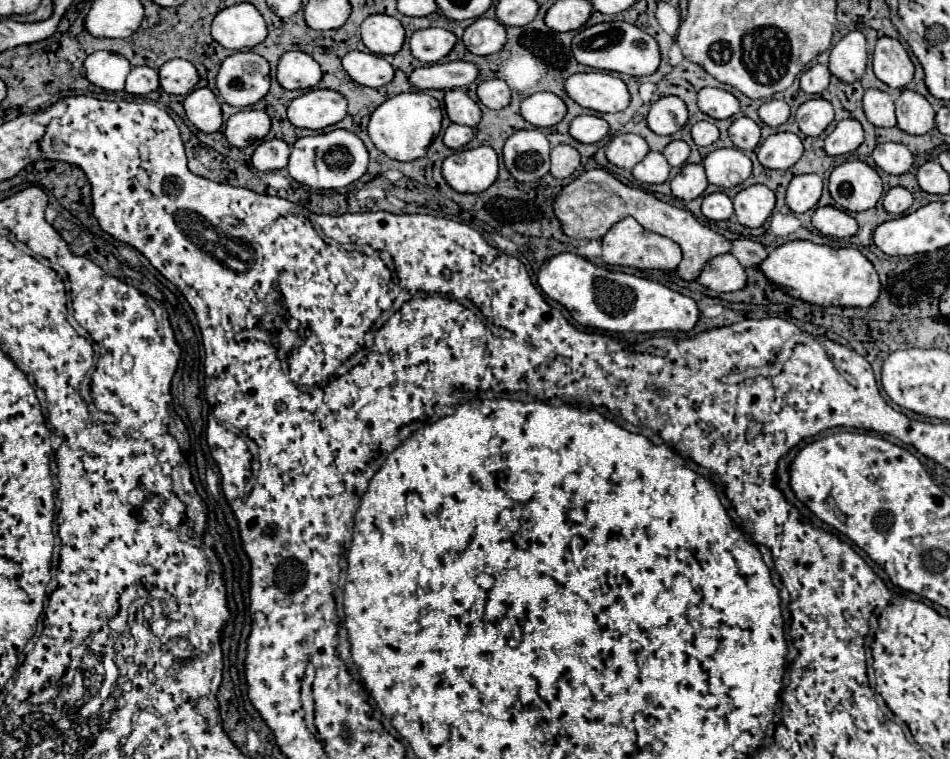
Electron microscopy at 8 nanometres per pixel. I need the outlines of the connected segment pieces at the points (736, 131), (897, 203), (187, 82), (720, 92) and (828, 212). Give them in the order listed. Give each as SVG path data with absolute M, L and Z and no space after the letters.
M736 118L732 124L730 124L730 140L734 142L736 148L740 150L754 150L760 142L760 128L758 124L752 120L752 118Z
M894 186L884 194L882 204L890 214L904 214L912 206L912 192L908 188Z
M174 58L168 60L160 70L160 88L168 94L182 94L186 96L188 92L192 92L200 80L196 68L192 62L182 60L182 58Z
M702 88L698 92L698 108L710 118L730 118L740 112L740 102L724 88Z
M824 206L816 208L812 214L812 226L822 234L822 236L836 236L836 238L850 238L856 234L858 224L856 220L834 206Z

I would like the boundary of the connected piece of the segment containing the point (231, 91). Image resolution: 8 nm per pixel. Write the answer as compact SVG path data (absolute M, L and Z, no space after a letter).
M234 52L222 62L216 86L226 104L238 108L254 106L270 88L270 66L254 52Z

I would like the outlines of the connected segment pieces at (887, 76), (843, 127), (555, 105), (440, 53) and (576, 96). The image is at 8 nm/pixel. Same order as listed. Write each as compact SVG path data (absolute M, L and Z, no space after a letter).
M880 38L872 56L874 74L894 90L902 90L914 78L914 64L904 46L894 38Z
M846 118L846 120L840 120L836 124L836 128L828 134L824 148L826 148L826 154L838 156L838 154L848 154L848 152L856 150L862 142L864 142L862 124L858 120Z
M536 92L522 100L520 114L532 126L554 126L564 118L566 106L552 92Z
M424 28L412 34L410 50L412 50L412 56L418 58L420 62L434 64L452 50L454 42L456 42L456 36L448 30Z
M608 72L574 74L564 82L564 90L582 108L596 112L620 112L630 102L626 84Z

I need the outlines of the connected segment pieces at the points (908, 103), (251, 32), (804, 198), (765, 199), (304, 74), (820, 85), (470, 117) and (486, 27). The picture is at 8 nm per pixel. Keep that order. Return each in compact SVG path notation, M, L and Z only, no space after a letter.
M902 90L896 98L896 118L898 128L908 134L926 134L934 128L934 108L932 104L914 90Z
M248 2L220 10L212 22L212 38L230 50L254 48L268 36L262 14Z
M800 174L794 176L788 192L786 192L786 204L792 212L806 212L812 210L822 194L822 178L818 174Z
M752 184L734 196L734 212L738 222L748 228L758 228L774 210L776 196L764 184Z
M286 52L282 54L276 70L276 80L286 90L314 88L322 78L318 62L306 52Z
M814 64L800 76L800 88L806 94L820 94L830 82L830 70L826 64Z
M448 90L444 96L444 106L446 114L454 124L464 124L464 126L476 126L480 122L480 108L478 104L466 96L462 90Z
M478 18L474 20L462 36L464 46L478 56L488 56L498 52L506 42L506 28L498 20Z

